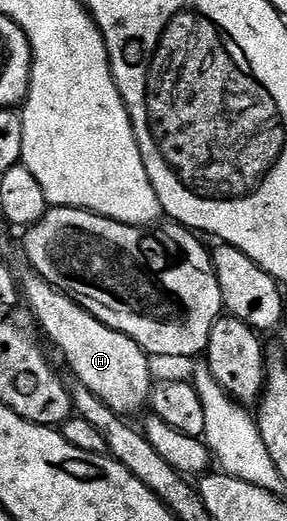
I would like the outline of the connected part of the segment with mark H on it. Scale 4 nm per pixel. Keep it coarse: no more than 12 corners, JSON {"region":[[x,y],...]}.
{"region":[[32,268],[19,286],[80,385],[146,409],[150,355]]}

